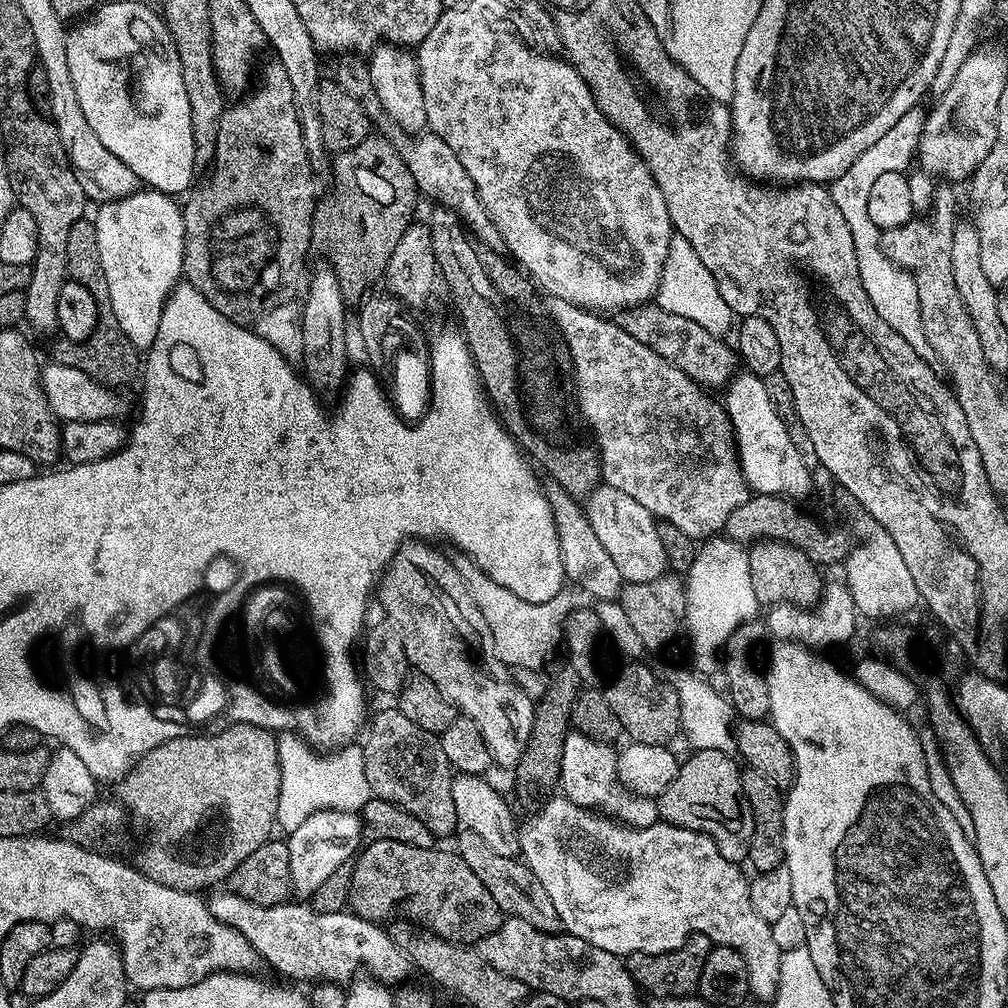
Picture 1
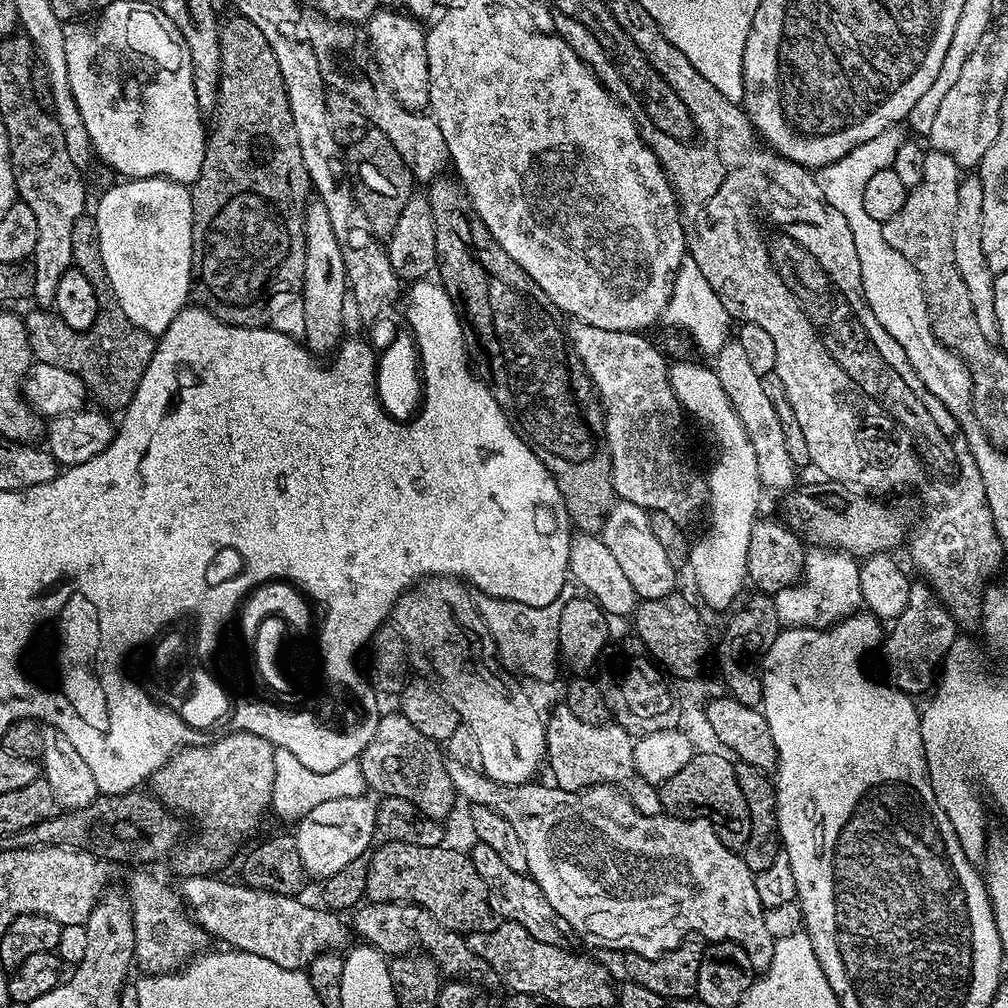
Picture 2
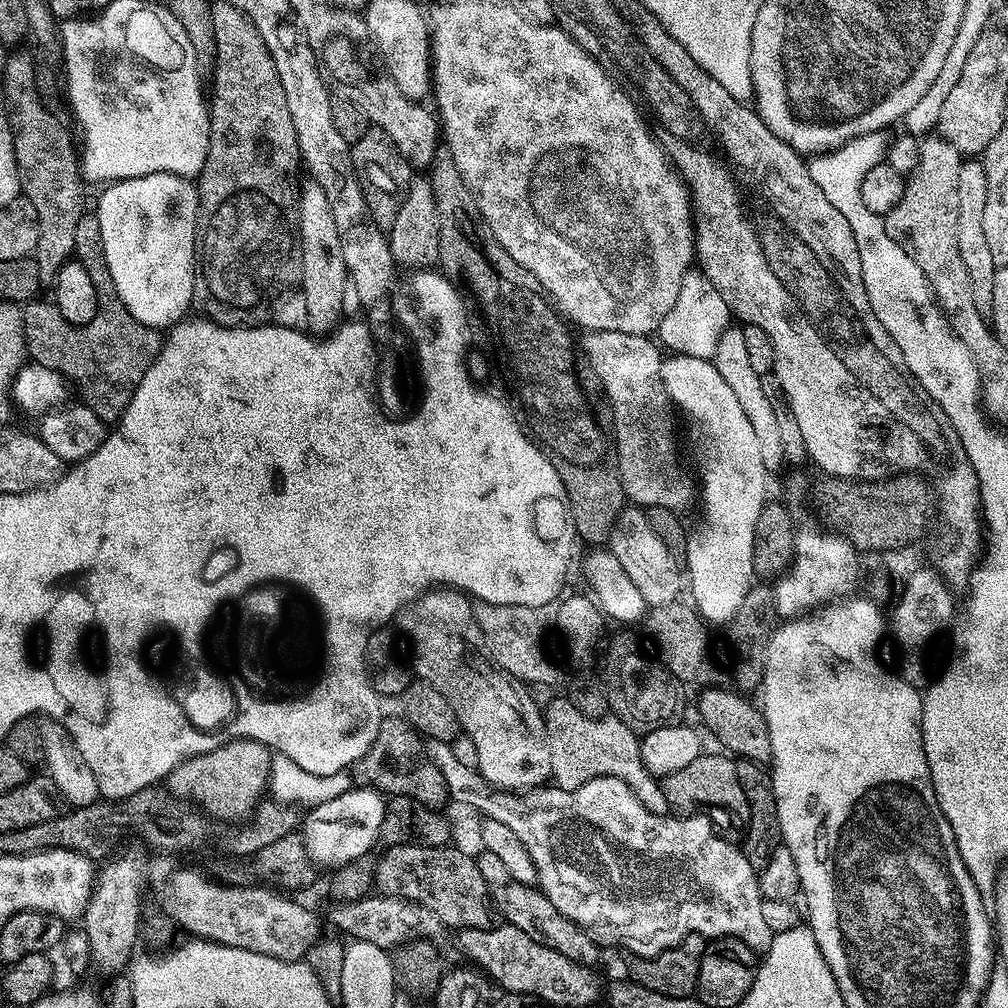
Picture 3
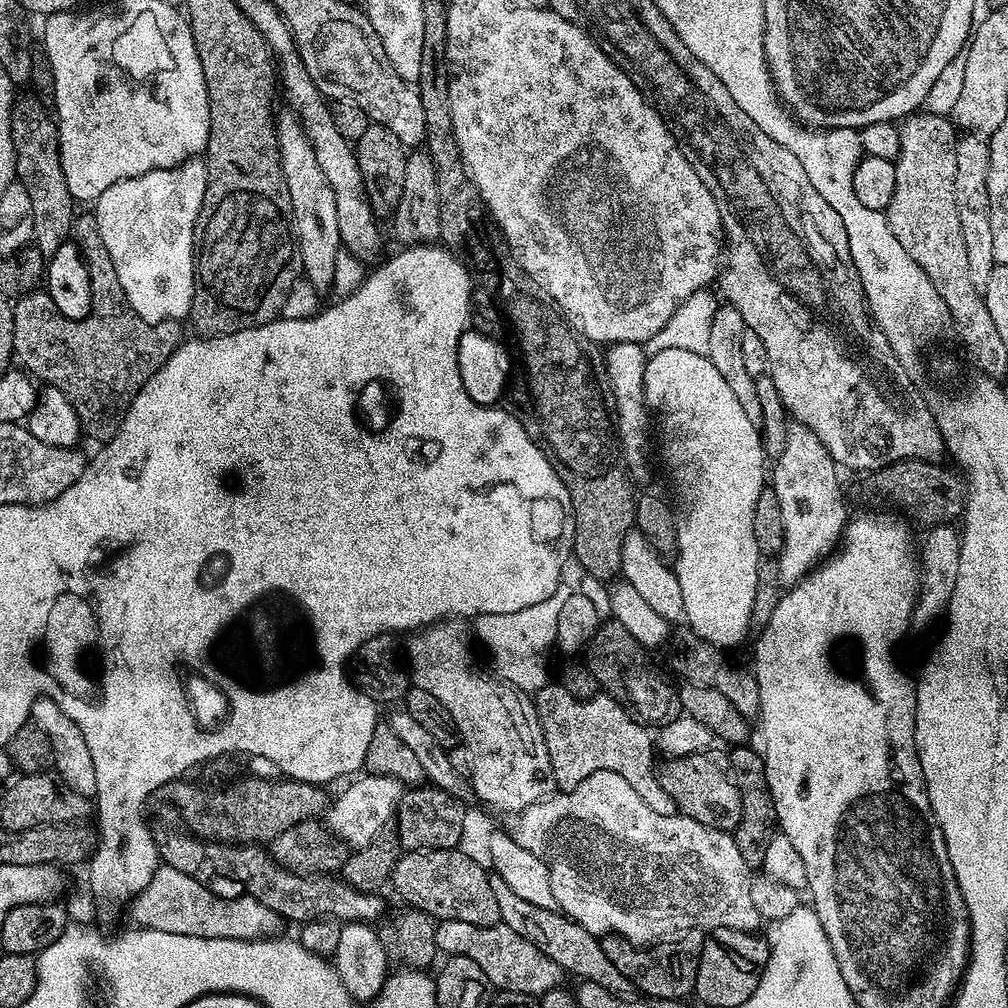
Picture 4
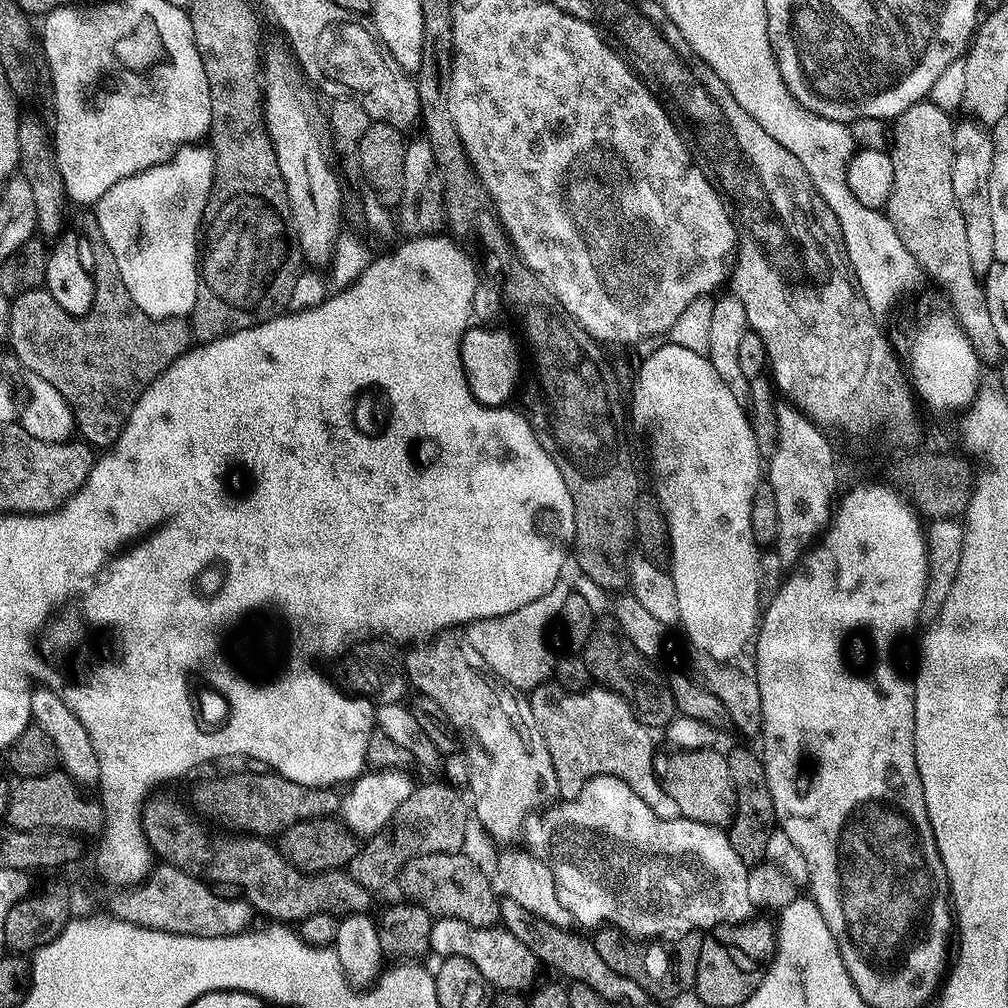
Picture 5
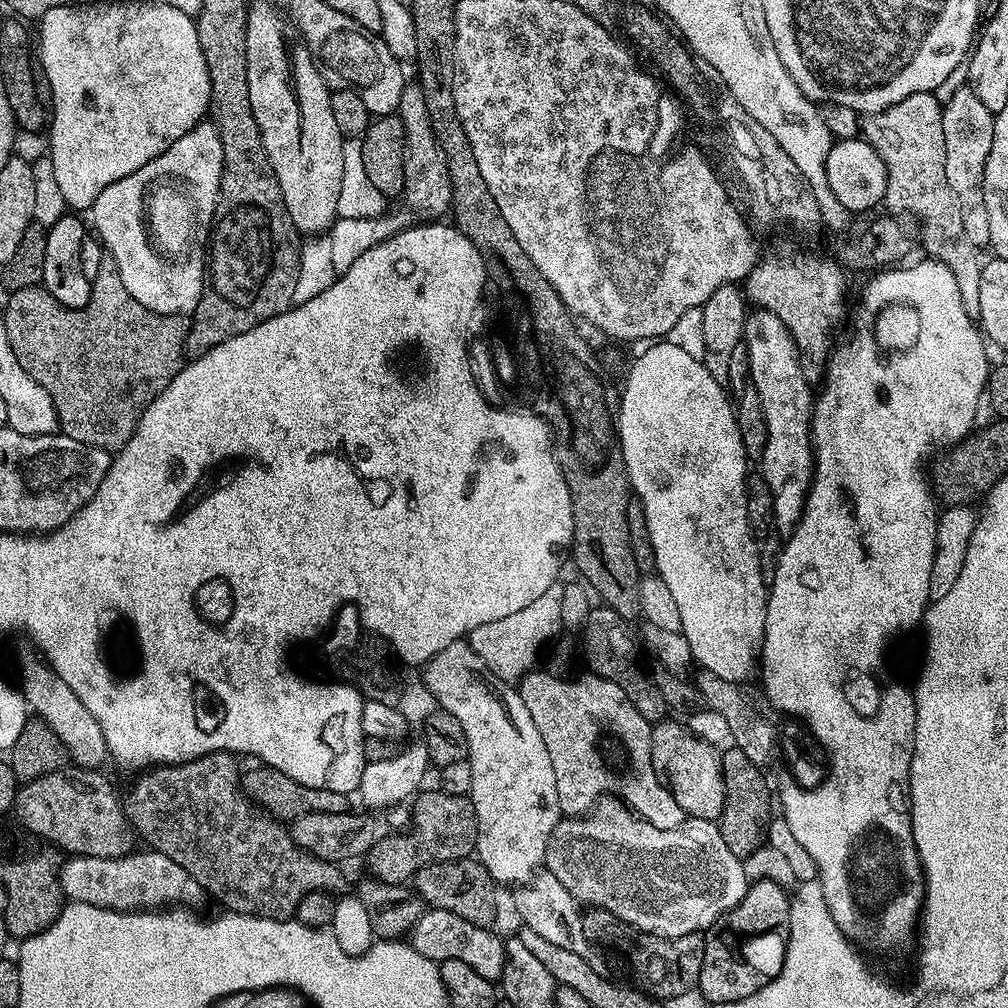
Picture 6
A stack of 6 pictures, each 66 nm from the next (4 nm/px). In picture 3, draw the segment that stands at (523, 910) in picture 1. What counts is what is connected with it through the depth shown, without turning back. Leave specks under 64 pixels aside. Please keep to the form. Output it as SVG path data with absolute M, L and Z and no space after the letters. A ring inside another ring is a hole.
M481 851L479 855L475 857L475 862L478 870L482 870L482 882L486 882L488 893L492 895L495 911L499 915L501 912L504 915L501 917L507 923L522 930L522 934L530 934L534 942L542 942L550 946L550 950L558 950L558 954L564 954L576 964L596 966L594 964L599 962L602 952L601 945L595 944L578 925L561 914L558 906L554 906L554 902L550 902L550 898L546 898L537 887L510 878L506 866L502 866L502 862L494 854Z

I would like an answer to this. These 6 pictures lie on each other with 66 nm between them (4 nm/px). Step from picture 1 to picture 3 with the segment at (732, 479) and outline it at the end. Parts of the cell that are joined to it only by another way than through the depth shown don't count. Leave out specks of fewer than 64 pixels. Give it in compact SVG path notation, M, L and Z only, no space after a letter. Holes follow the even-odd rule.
M590 332L583 338L583 355L602 382L604 394L612 405L614 447L625 497L644 510L654 506L681 510L691 500L693 503L693 481L691 484L676 465L676 440L668 417L670 401L659 382L661 349L655 343L652 345L649 337L634 334Z

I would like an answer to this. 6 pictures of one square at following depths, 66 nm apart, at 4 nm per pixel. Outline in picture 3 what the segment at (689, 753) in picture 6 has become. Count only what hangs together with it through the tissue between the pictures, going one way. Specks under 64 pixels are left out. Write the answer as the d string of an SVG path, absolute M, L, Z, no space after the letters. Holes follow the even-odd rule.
M701 754L694 758L694 762L690 762L690 766L682 766L682 770L674 770L674 774L663 777L662 787L668 807L673 813L705 816L717 832L740 834L743 833L748 819L746 794L742 794L742 786L738 786L736 760L728 754L719 755Z

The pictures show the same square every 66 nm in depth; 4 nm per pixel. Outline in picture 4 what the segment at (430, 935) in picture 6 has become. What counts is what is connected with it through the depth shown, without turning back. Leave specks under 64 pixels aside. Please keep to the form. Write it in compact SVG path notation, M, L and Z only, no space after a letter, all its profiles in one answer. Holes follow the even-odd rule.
M461 920L439 921L436 925L436 946L445 957L461 956L478 962L489 985L502 992L520 992L526 998L539 998L561 987L566 980L566 973L558 962L546 958L534 942L522 938L522 934L510 930L502 922L492 928L479 928Z

